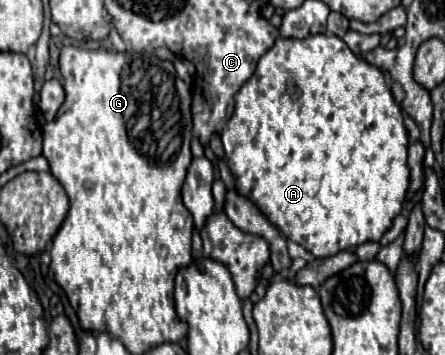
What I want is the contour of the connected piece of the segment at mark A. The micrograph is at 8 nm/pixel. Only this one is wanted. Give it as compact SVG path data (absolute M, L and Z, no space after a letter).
M315 34L315 36L307 36L303 40L277 38L273 48L269 48L269 52L265 52L259 60L261 62L257 62L255 74L237 92L233 116L229 118L227 126L223 128L223 134L221 134L225 152L227 152L229 170L233 166L237 192L247 196L271 220L273 226L277 226L289 240L293 240L299 246L303 246L305 250L309 250L315 258L329 258L337 252L353 250L365 242L379 242L381 236L393 226L395 216L401 214L405 198L407 198L407 190L409 190L409 166L407 166L409 134L407 134L407 128L403 122L401 106L395 102L391 88L387 86L383 74L375 66L367 64L365 60L359 60L349 50L349 46L333 34L331 36Z

